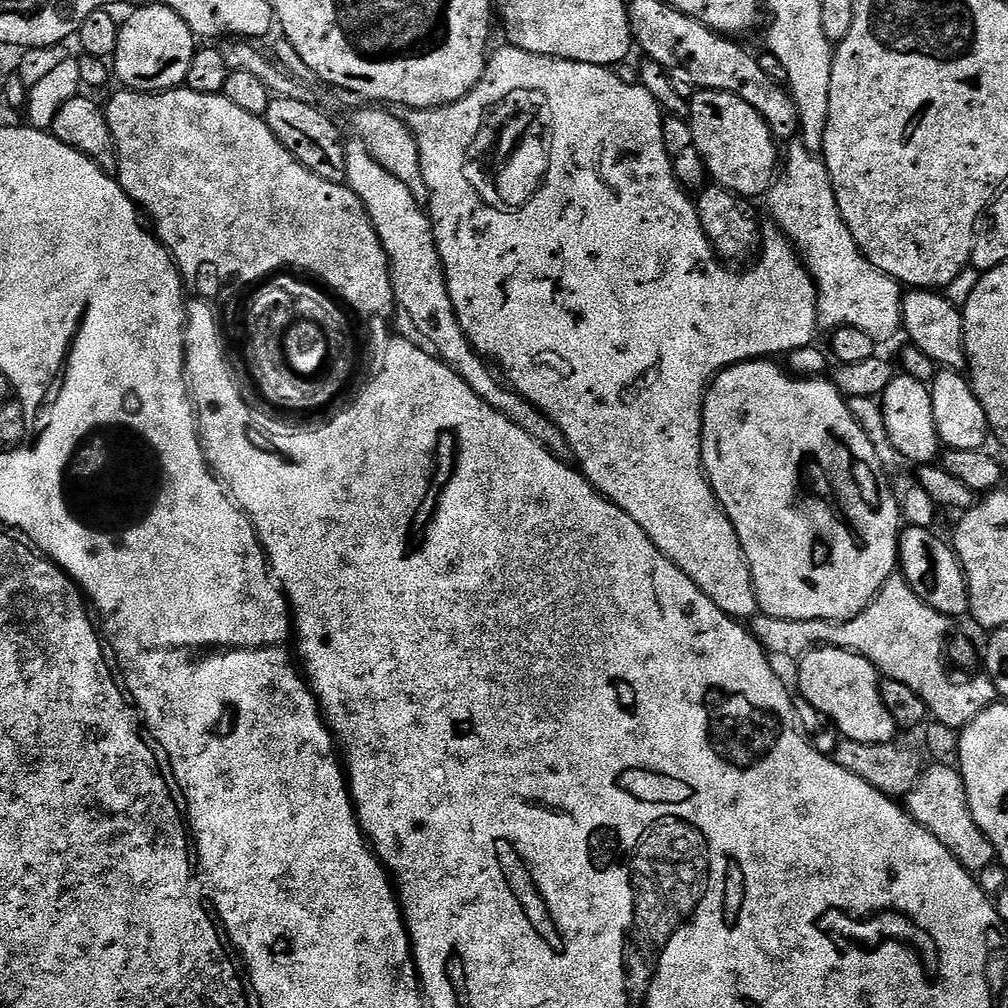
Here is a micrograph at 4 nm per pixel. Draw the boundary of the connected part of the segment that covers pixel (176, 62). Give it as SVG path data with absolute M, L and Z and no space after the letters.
M148 2L136 8L120 24L118 46L114 57L114 76L121 80L125 89L134 92L168 92L172 88L181 87L190 74L190 62L194 62L194 54L198 47L196 33L186 26L186 22L174 10L166 6L158 6Z

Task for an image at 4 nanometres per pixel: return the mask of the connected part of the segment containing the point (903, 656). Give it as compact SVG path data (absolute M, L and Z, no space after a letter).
M893 574L870 606L852 620L783 620L757 614L751 617L750 631L773 657L799 658L817 646L857 652L873 664L883 679L910 686L910 690L926 702L935 723L963 730L982 710L997 703L998 697L994 682L990 682L987 674L972 676L969 680L952 676L948 669L948 624L949 617L922 602L902 574Z

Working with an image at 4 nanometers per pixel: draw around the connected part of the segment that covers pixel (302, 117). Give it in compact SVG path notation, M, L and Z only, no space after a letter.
M285 96L273 98L266 117L268 129L286 146L286 150L304 168L322 178L343 184L348 179L348 149L340 137L340 128L324 112L319 112L308 100Z

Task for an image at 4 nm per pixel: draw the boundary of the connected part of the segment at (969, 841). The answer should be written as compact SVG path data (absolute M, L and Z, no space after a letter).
M931 763L921 773L919 783L904 798L904 806L920 825L930 829L968 872L978 874L986 866L995 863L993 844L974 822L969 796L966 794L965 780L961 778L957 767Z

